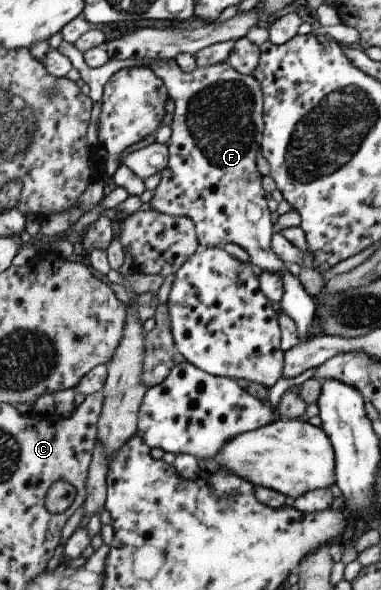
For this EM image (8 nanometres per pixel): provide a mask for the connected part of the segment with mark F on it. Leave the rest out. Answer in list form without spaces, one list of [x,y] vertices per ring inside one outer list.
[[[136,59],[137,63],[147,63],[145,69],[153,71],[163,79],[168,97],[175,105],[173,122],[170,127],[172,134],[168,141],[169,159],[165,170],[161,172],[161,180],[154,189],[153,198],[149,201],[153,211],[172,216],[189,217],[195,224],[198,242],[209,247],[235,243],[247,251],[250,263],[257,271],[273,271],[283,279],[284,294],[281,298],[281,311],[289,315],[295,325],[301,342],[309,340],[309,327],[315,317],[316,299],[311,297],[301,280],[294,277],[286,268],[285,263],[271,249],[274,223],[271,212],[267,208],[266,192],[262,186],[262,175],[257,170],[257,151],[264,132],[263,105],[264,97],[261,84],[252,75],[245,75],[233,69],[223,61],[209,67],[196,67],[191,72],[184,72],[175,59]]]

